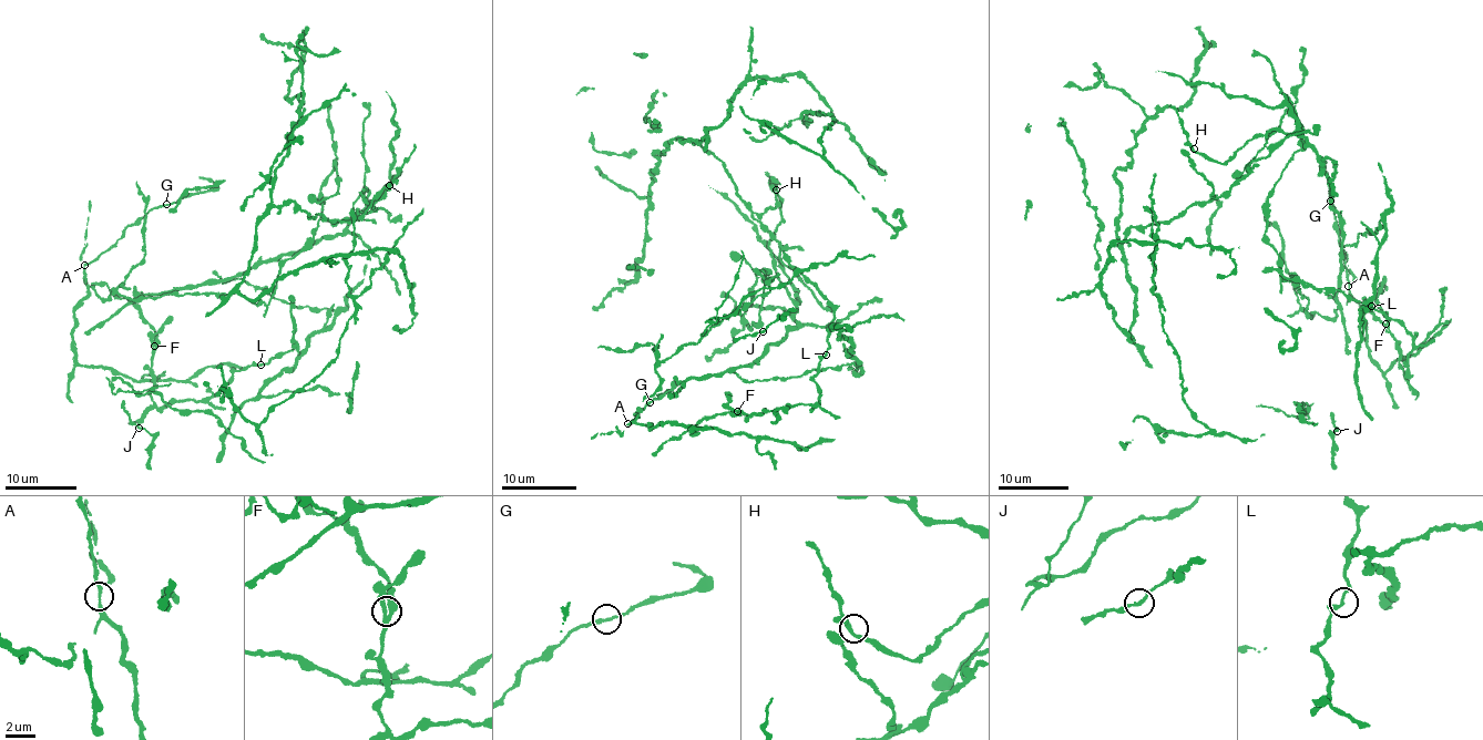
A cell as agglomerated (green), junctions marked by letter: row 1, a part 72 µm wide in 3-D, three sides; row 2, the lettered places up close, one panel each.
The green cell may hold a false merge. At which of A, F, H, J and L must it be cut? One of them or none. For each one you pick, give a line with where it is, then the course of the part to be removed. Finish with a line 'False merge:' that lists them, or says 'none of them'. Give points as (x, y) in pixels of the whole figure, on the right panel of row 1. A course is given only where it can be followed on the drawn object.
A: at (1348, 286); foreign part runs (1349, 287), (1323, 163)
False merge: A

